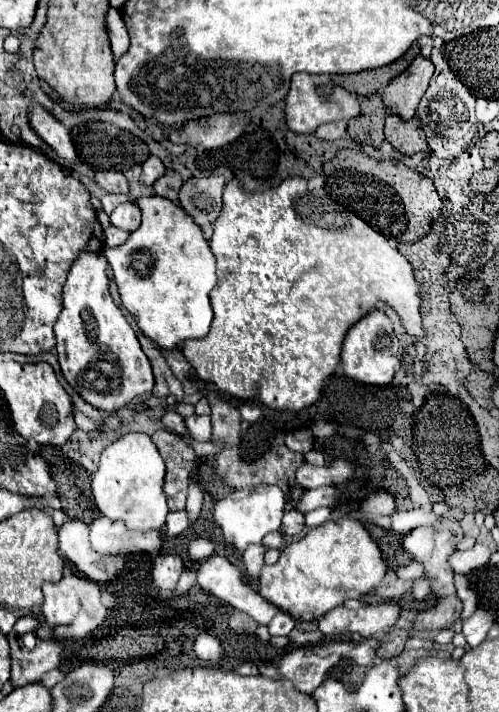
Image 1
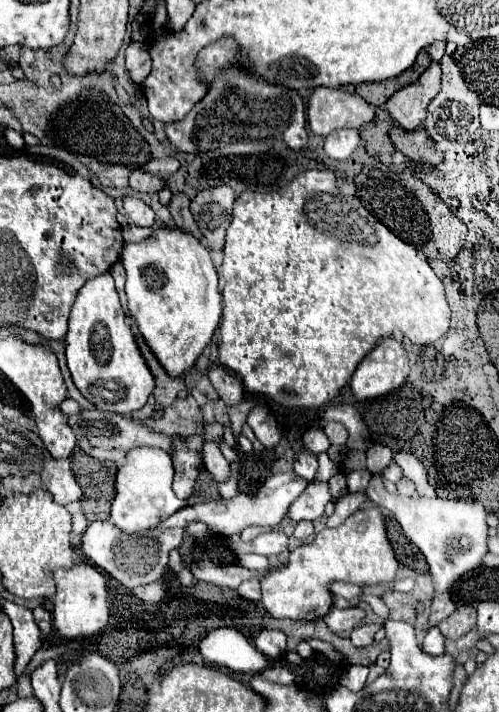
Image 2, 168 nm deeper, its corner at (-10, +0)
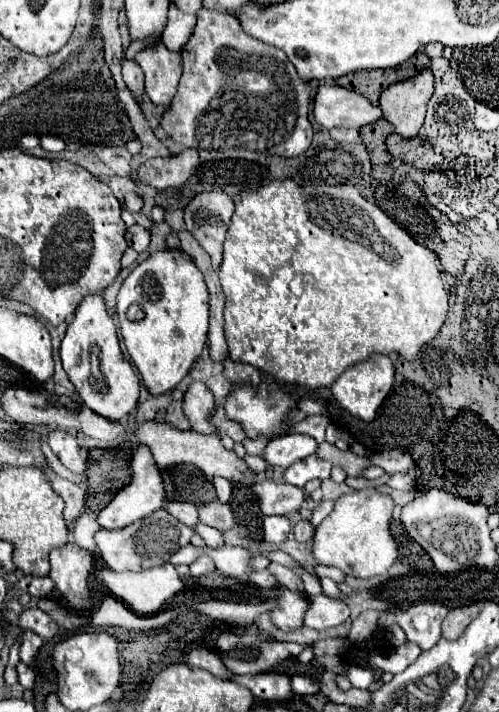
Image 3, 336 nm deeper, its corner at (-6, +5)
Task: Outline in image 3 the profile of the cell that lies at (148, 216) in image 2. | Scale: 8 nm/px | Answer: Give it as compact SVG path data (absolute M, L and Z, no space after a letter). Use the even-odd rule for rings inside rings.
M126 192L126 194L124 194L124 204L126 204L126 208L128 208L130 212L140 212L142 206L144 206L142 198L140 198L136 192Z

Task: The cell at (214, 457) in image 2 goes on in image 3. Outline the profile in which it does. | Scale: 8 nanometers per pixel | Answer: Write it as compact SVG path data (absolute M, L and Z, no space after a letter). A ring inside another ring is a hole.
M214 478L214 488L216 488L216 496L218 496L218 502L226 504L230 500L230 494L232 494L232 486L228 480L224 478Z

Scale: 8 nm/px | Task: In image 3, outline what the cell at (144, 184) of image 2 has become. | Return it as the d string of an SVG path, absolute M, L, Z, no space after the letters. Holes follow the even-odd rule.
M192 148L170 158L152 158L140 166L138 182L150 184L158 190L178 188L192 176L198 164L200 164L198 150Z

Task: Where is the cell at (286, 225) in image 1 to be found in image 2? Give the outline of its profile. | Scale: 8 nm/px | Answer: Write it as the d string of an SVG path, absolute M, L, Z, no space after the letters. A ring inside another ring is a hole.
M310 169L298 173L288 185L284 185L278 191L272 193L258 193L258 191L244 191L234 201L234 213L232 223L226 231L226 243L224 243L224 261L222 261L222 301L224 301L224 313L220 323L220 345L218 345L218 359L220 363L238 375L244 389L252 395L266 395L274 399L276 403L284 407L302 407L302 409L318 409L326 401L330 401L352 377L356 365L364 359L364 355L386 335L392 335L394 329L400 329L408 339L416 345L428 345L440 339L448 331L450 321L450 309L444 299L444 287L432 277L434 271L428 265L426 257L420 255L414 247L400 241L394 233L390 233L378 219L374 219L366 207L350 195L340 195L336 187L336 177L328 169Z

